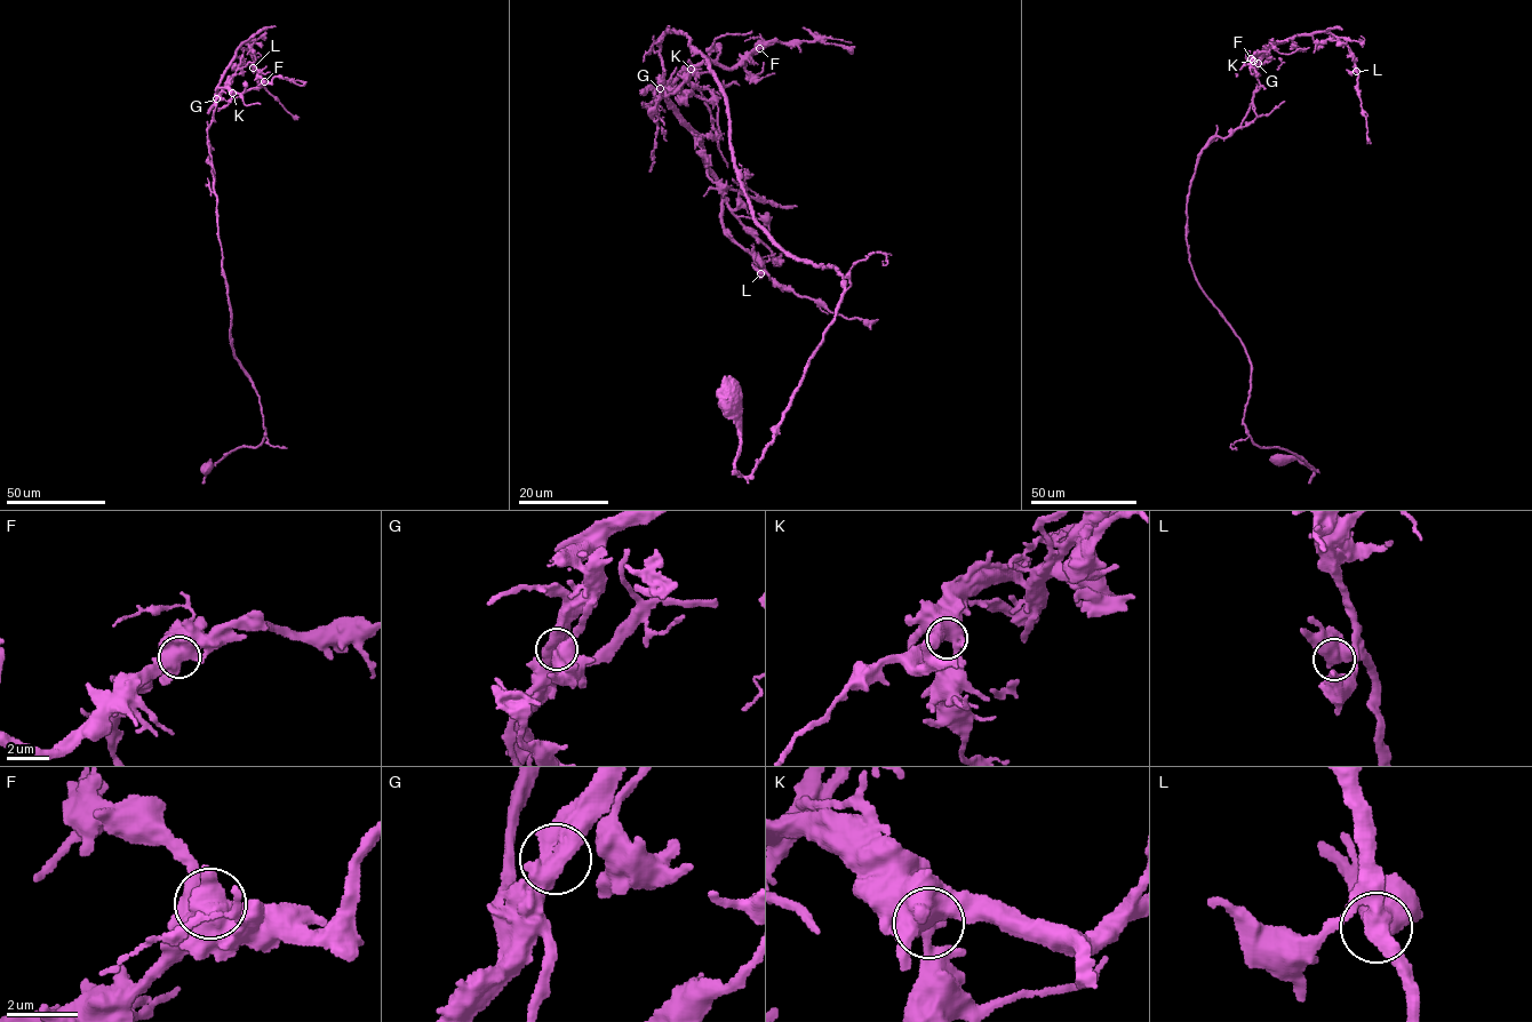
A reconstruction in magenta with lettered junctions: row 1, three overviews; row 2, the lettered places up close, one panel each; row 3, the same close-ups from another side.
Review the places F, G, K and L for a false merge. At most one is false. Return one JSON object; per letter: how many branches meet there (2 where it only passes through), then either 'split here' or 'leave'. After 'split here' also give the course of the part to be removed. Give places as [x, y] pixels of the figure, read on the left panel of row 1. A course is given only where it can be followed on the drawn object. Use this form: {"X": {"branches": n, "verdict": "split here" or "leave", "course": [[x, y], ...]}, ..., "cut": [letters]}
{"F": {"branches": 2, "verdict": "leave"}, "G": {"branches": 2, "verdict": "split here", "course": [[216, 98], [223, 89], [218, 86], [221, 78], [241, 42], [252, 54], [257, 81], [298, 117]]}, "K": {"branches": 2, "verdict": "leave"}, "L": {"branches": 2, "verdict": "leave"}, "cut": ["G"]}

